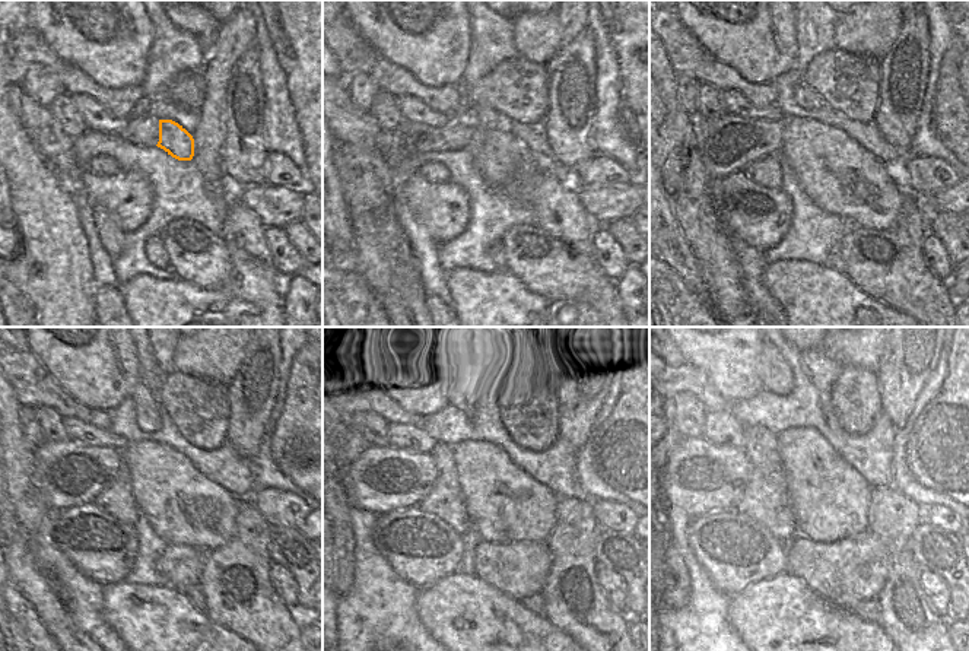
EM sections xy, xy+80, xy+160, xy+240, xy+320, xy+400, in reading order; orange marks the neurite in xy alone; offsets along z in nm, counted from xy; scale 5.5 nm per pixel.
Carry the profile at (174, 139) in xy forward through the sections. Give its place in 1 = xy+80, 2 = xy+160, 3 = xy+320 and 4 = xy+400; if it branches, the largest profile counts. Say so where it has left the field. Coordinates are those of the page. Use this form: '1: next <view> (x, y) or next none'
1: next xy+80 (482, 117)
2: next xy+160 (806, 98)
3: next xy+320 (460, 386)
4: next xy+400 (777, 377)

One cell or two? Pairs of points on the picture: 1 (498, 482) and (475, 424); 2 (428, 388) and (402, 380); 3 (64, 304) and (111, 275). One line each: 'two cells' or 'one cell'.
1: two cells
2: one cell
3: two cells

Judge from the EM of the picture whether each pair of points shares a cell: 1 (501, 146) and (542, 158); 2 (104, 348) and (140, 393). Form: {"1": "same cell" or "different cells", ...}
{"1": "different cells", "2": "different cells"}

